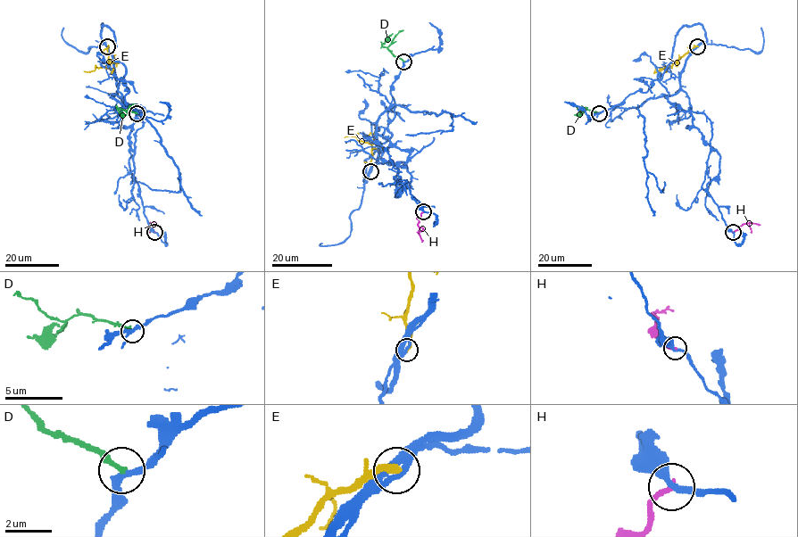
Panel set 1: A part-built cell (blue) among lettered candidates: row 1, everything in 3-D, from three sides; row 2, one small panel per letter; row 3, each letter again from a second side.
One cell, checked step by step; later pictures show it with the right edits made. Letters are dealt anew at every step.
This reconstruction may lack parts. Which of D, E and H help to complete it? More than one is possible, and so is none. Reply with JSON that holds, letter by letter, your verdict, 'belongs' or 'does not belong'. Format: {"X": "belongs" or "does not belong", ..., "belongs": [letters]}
{"D": "does not belong", "E": "does not belong", "H": "does not belong", "belongs": []}

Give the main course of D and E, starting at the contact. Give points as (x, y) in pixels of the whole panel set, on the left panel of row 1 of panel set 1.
D: (137, 113), (122, 110), (137, 105)
E: (107, 46), (108, 62), (103, 67), (84, 70)

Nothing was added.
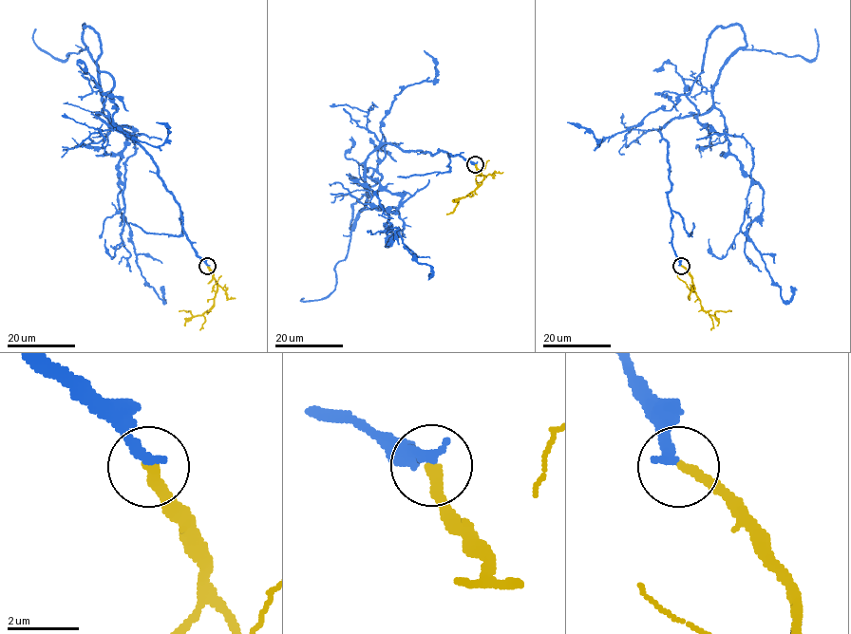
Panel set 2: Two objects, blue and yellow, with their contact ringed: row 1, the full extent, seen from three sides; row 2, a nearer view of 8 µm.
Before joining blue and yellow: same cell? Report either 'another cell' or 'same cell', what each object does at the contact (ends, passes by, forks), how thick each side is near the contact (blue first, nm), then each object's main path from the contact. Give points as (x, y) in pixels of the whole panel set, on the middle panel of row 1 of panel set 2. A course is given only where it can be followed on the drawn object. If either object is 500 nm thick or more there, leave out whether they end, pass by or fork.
same cell; blue ends; yellow ends; calibres 280 and 280 nm; course blue (475, 164), (388, 143), (366, 161), (366, 176), (402, 197), (388, 214), (386, 246), (397, 230), (429, 273); course yellow (475, 164), (484, 177), (482, 183), (458, 199), (452, 212), (446, 214)

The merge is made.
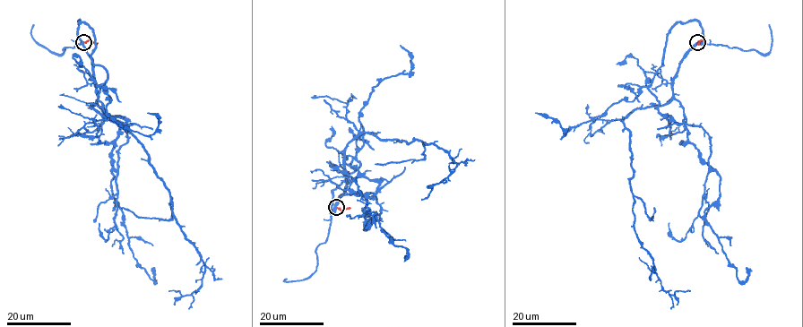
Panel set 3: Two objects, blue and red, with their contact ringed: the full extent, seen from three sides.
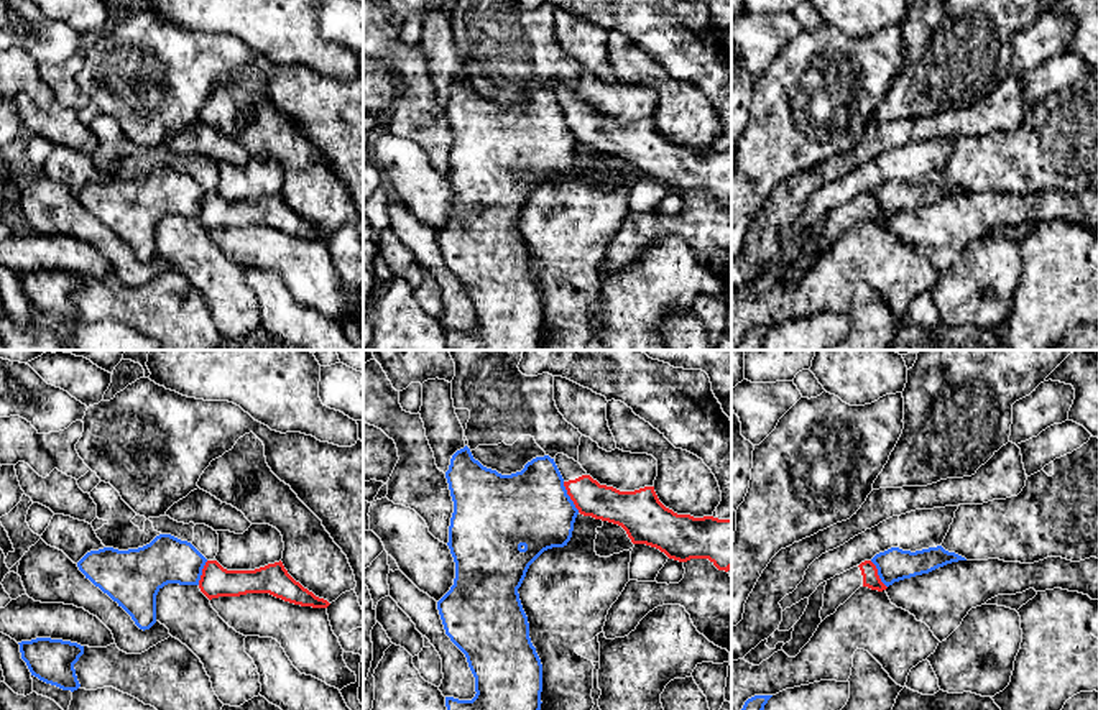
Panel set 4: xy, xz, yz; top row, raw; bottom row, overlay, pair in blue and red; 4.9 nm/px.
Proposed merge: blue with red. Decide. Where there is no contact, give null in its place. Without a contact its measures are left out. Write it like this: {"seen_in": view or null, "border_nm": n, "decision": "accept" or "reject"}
{"seen_in": "xz", "border_nm": 170, "decision": "reject"}

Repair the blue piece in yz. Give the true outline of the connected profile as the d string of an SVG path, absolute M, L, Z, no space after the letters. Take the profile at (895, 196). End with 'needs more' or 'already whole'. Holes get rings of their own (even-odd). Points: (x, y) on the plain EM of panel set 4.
M942 178L929 179L922 182L902 182L891 179L876 186L871 194L878 201L881 214L889 219L894 214L911 210L916 207L929 205L939 199L952 194L967 192L965 189L945 182Z; already whole

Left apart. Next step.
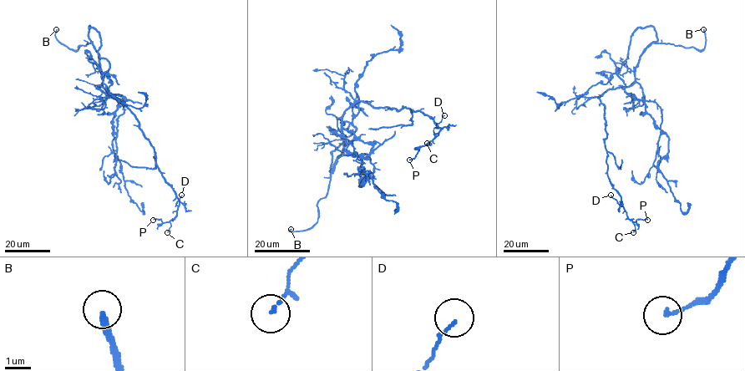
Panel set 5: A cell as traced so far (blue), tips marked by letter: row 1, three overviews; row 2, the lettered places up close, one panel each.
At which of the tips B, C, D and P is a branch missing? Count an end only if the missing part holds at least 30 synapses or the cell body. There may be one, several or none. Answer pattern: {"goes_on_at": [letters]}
{"goes_on_at": ["B"]}

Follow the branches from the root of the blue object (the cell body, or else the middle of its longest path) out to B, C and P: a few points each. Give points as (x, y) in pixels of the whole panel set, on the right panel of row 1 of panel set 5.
B: (612, 88), (627, 87), (634, 82), (639, 57), (653, 43), (701, 50), (706, 41), (703, 29)
C: (612, 88), (607, 89), (600, 97), (605, 105), (607, 175), (620, 198), (627, 217), (635, 226), (633, 232)
P: (612, 88), (600, 97), (605, 105), (607, 175), (620, 198), (627, 217), (636, 222), (647, 220)

